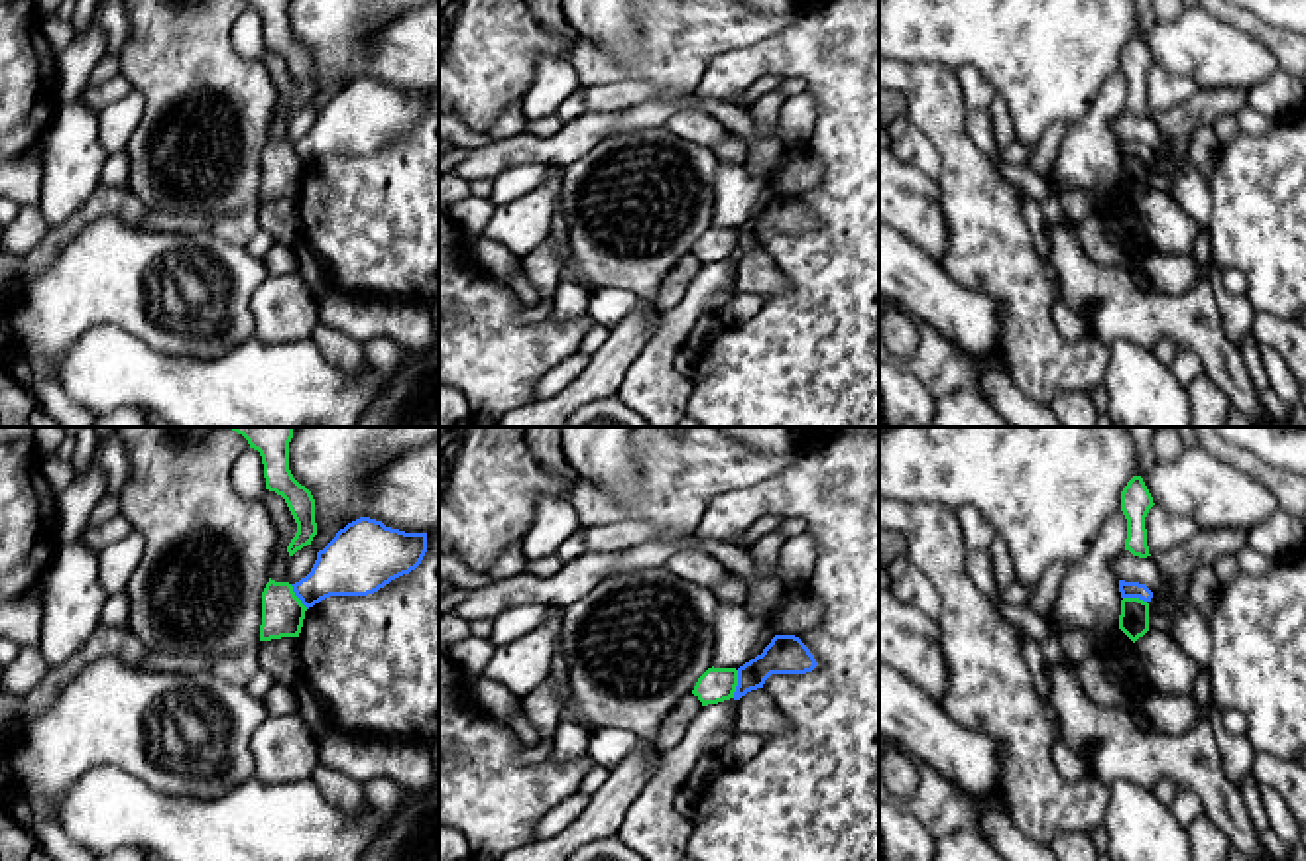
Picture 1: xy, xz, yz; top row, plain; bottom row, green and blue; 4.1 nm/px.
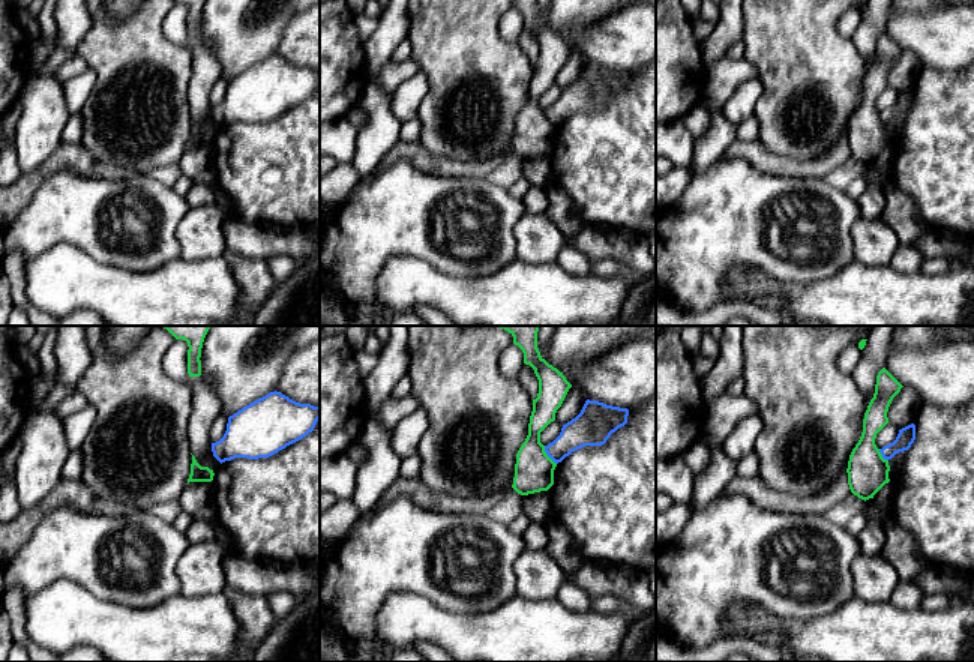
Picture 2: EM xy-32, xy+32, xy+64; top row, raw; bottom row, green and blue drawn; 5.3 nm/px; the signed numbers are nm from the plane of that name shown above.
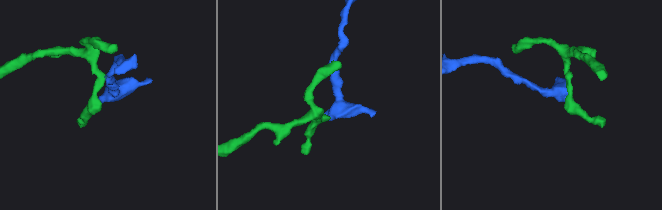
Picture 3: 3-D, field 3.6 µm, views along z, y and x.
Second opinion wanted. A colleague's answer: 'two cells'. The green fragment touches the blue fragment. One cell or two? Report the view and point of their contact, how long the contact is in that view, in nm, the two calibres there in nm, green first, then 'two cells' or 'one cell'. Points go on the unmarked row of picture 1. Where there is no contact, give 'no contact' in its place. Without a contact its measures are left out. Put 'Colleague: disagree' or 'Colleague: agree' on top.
Colleague: agree
xz (736, 244) | 110 nm | 140/160 nm | two cells

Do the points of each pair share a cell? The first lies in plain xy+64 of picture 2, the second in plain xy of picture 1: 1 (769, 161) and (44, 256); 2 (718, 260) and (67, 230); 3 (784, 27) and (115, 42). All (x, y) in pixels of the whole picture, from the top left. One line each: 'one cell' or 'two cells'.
1: one cell
2: two cells
3: two cells

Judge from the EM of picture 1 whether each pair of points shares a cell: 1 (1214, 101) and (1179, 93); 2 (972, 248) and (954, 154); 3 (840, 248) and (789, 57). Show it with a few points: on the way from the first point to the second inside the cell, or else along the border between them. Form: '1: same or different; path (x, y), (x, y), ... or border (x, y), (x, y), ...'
1: different; border (1200, 89), (1187, 101), (1153, 116)
2: same; path (972, 225), (968, 177)
3: same; path (842, 199), (842, 103), (838, 99)

